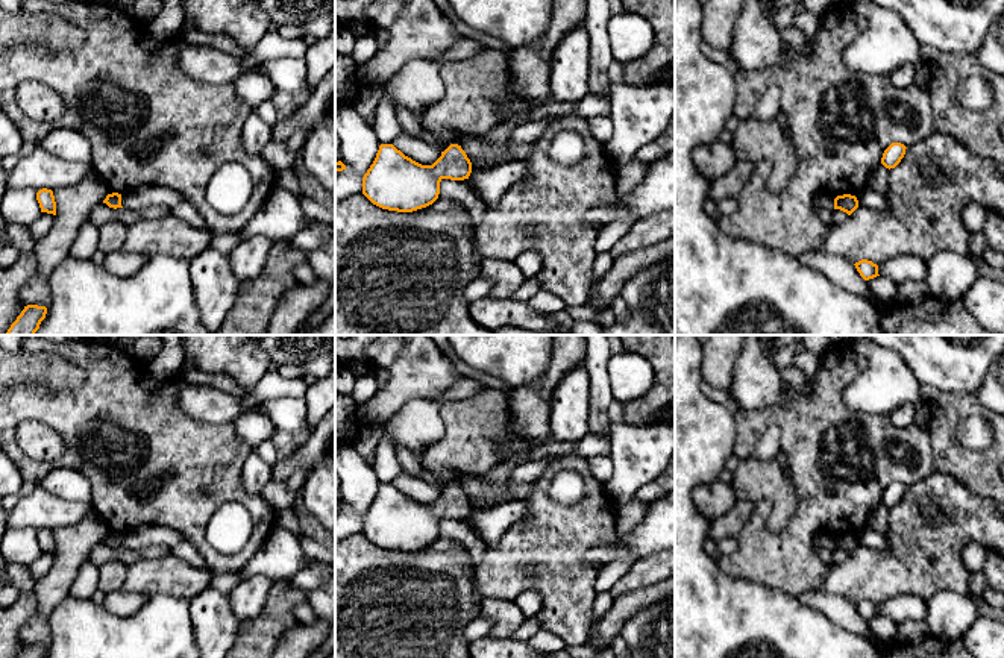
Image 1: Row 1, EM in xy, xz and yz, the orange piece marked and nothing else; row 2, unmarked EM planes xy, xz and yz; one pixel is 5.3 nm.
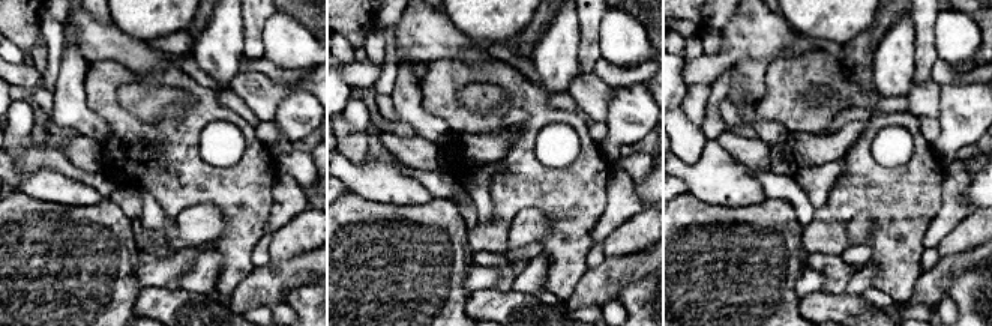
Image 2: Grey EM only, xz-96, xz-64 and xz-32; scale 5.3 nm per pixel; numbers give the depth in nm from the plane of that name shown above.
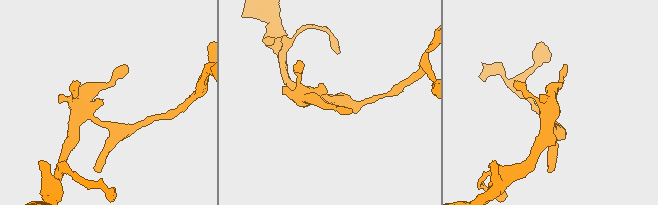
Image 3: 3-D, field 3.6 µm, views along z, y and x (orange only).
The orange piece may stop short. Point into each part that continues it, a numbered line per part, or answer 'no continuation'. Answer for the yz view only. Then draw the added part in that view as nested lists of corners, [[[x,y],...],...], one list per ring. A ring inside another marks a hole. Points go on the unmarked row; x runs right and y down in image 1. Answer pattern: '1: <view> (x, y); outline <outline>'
no continuation

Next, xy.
no continuation

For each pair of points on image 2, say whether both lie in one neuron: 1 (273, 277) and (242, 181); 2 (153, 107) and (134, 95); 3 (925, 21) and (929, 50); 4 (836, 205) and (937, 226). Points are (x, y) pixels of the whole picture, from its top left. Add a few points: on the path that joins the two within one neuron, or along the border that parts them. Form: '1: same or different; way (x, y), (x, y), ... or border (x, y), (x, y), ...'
1: different; border (255, 268), (233, 292)
2: same; way (149, 102), (138, 99)
3: same; way (925, 29), (926, 42)
4: different; border (943, 191), (943, 206), (926, 230), (923, 247)

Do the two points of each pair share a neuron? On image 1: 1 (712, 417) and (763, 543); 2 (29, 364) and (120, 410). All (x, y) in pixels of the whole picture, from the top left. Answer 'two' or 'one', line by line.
1: two
2: two

